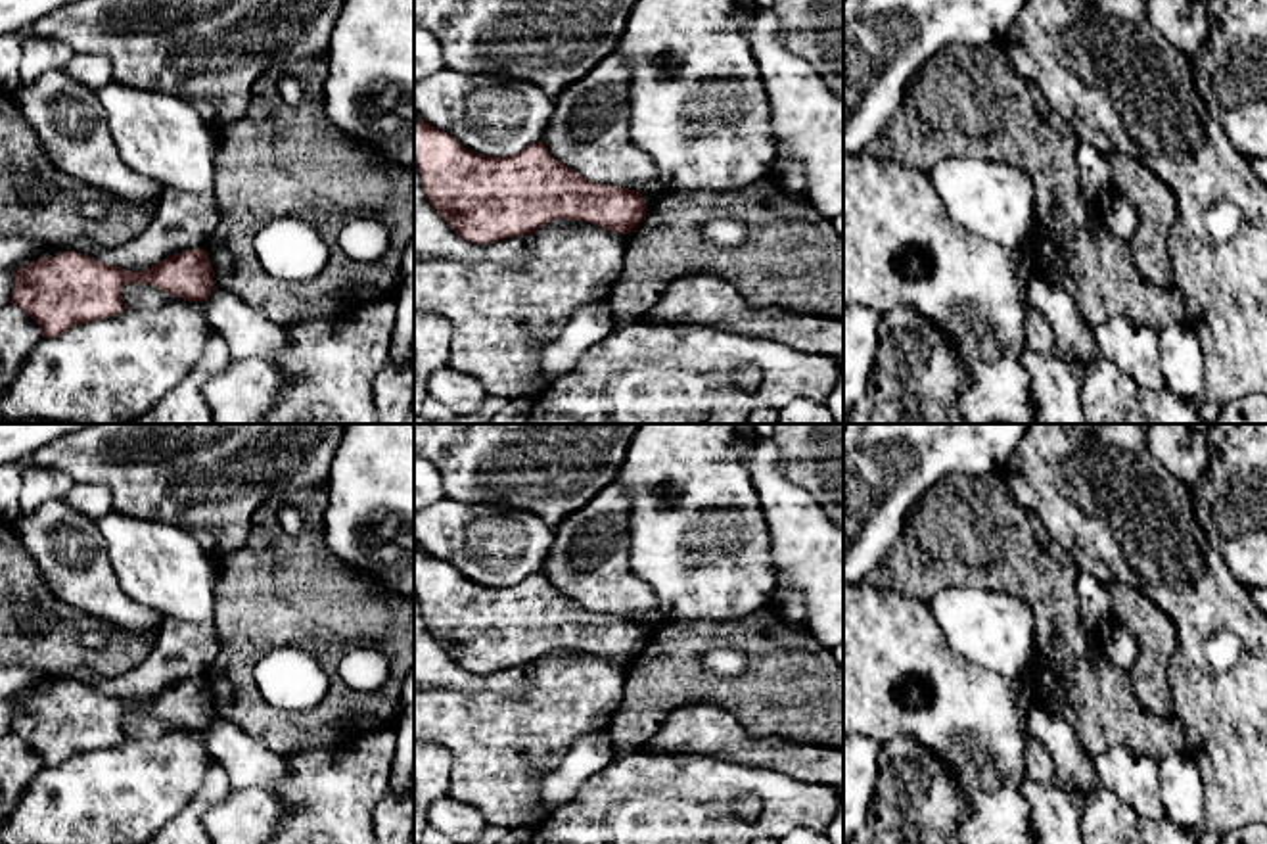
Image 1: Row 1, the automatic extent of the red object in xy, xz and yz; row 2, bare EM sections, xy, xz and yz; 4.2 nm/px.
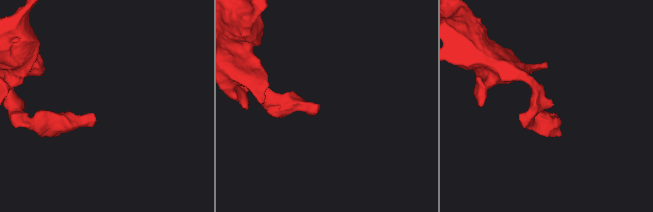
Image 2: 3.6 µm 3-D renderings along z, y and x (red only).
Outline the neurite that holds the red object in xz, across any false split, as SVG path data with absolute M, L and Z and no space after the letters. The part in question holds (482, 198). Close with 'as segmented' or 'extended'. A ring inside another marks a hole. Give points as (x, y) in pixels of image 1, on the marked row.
M414 115L414 163L431 207L468 242L491 244L525 236L544 224L585 221L611 232L631 234L646 217L640 190L596 184L554 159L542 142L506 157L491 157L464 148L449 132Z; as segmented

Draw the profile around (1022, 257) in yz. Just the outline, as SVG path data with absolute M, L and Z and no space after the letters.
M1022 244L1022 246L1018 246L1018 247L1010 249L1010 251L1012 251L1012 259L1014 259L1016 267L1018 267L1018 274L1022 278L1035 276L1035 267L1033 267L1033 261L1031 261L1031 253L1029 253L1027 244Z

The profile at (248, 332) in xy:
M215 288L205 301L205 315L215 332L224 340L230 359L274 361L289 345L288 330L249 307L228 288Z

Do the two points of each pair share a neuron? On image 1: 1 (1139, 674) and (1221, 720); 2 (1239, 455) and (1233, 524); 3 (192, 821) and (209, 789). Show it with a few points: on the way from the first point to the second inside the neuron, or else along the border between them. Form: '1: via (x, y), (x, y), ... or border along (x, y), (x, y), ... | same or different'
1: border along (1177, 647), (1166, 674), (1172, 714) | different
2: via (1239, 472), (1239, 507) | same
3: via (192, 814), (207, 797) | same

